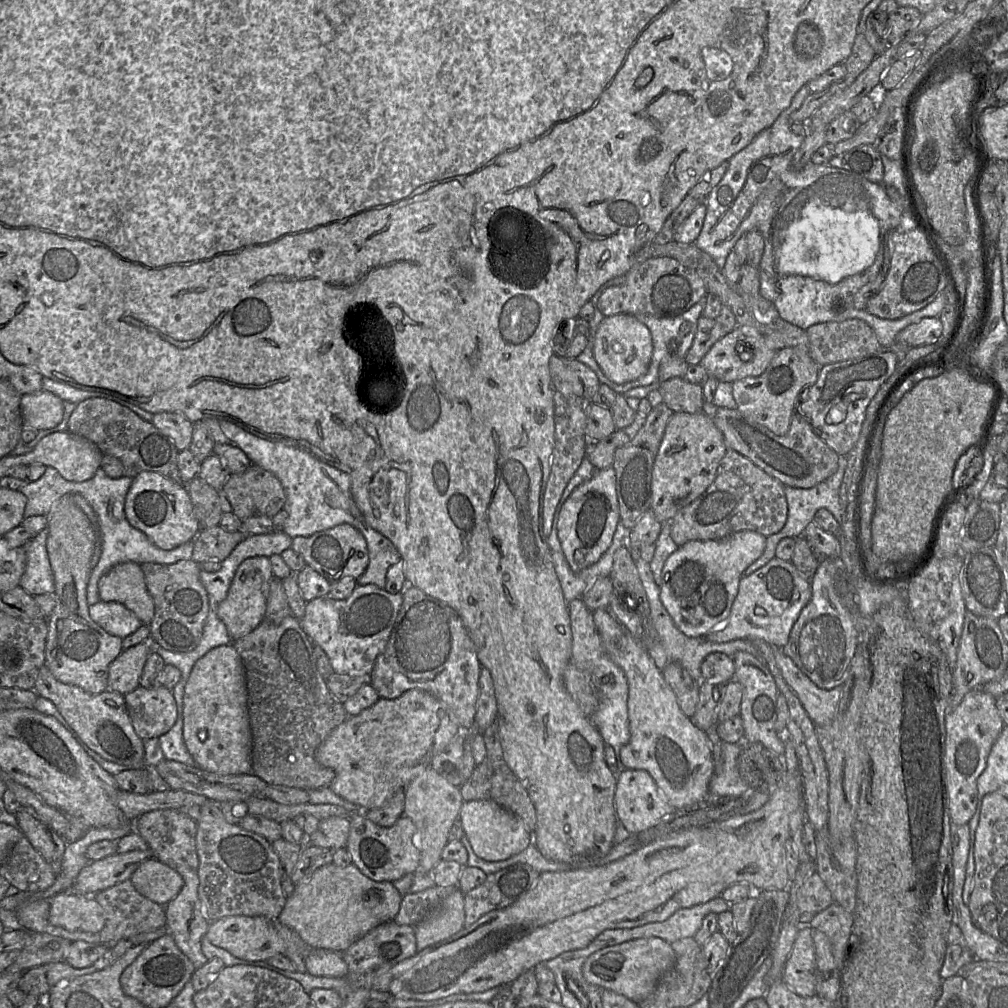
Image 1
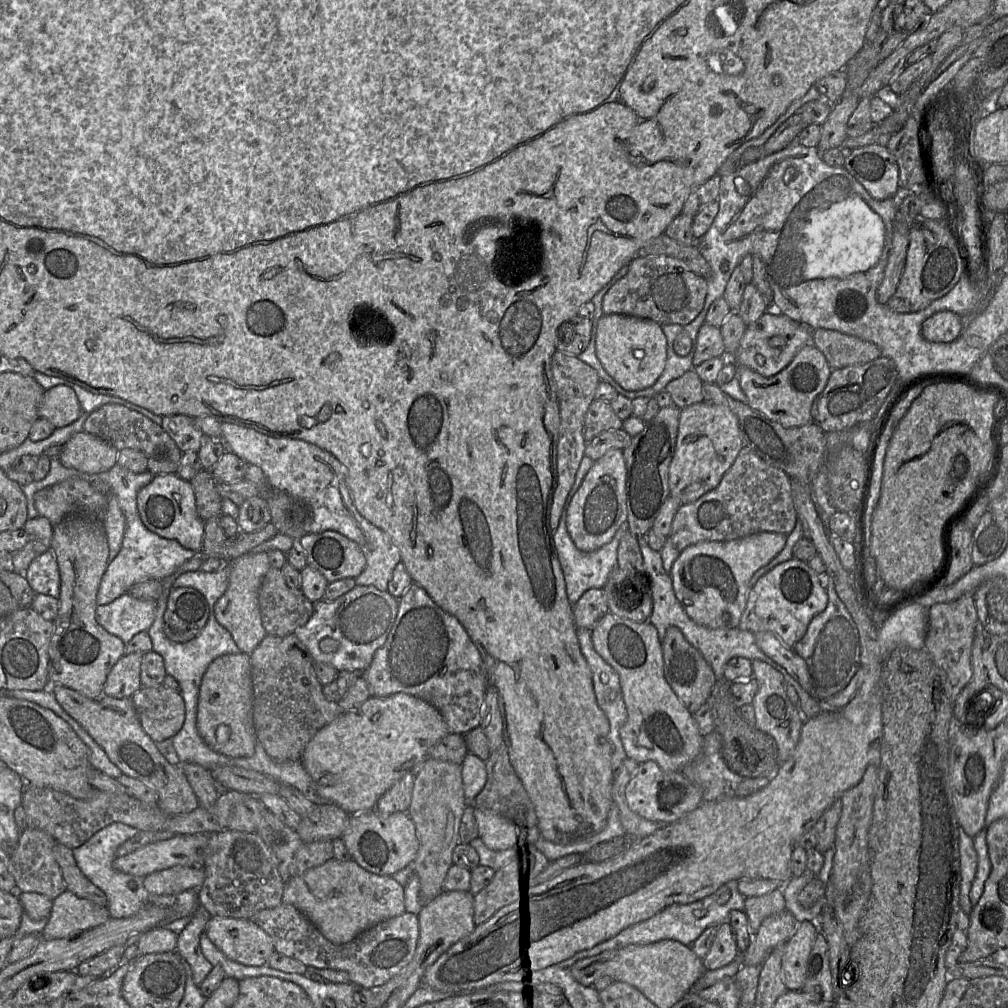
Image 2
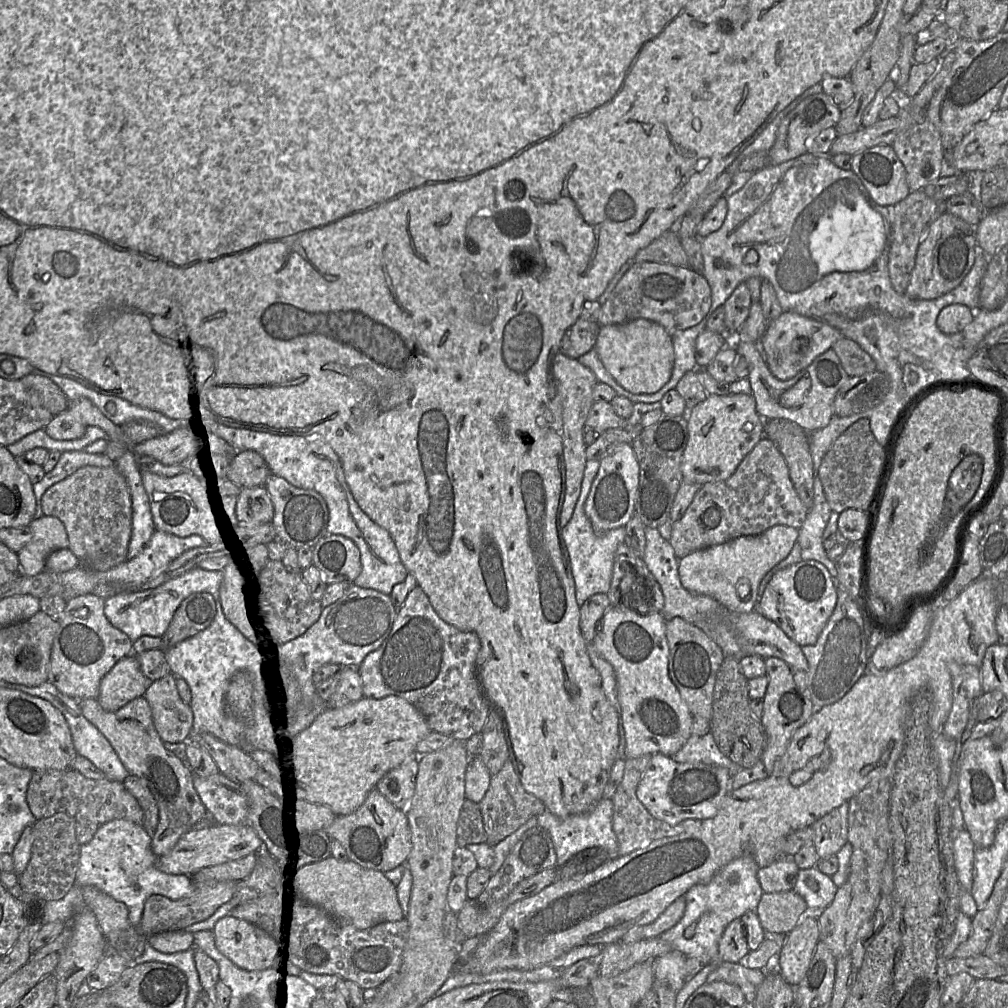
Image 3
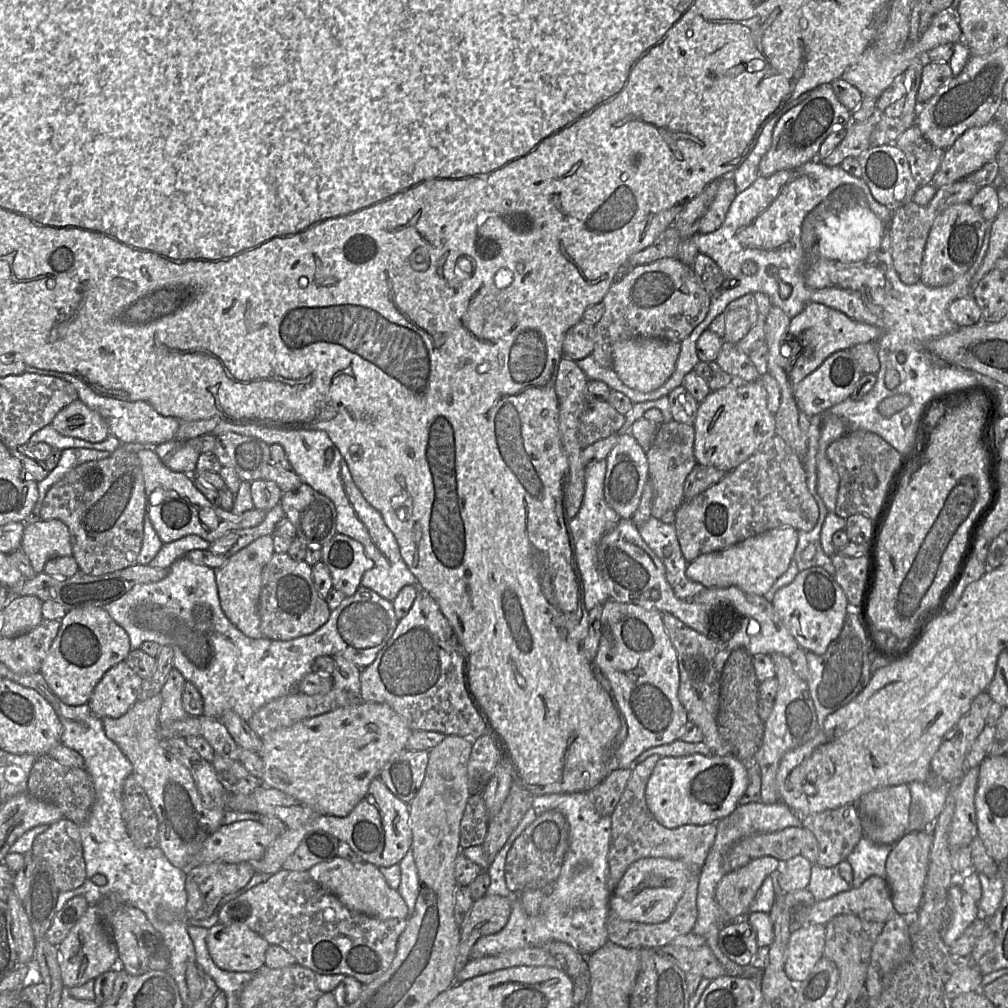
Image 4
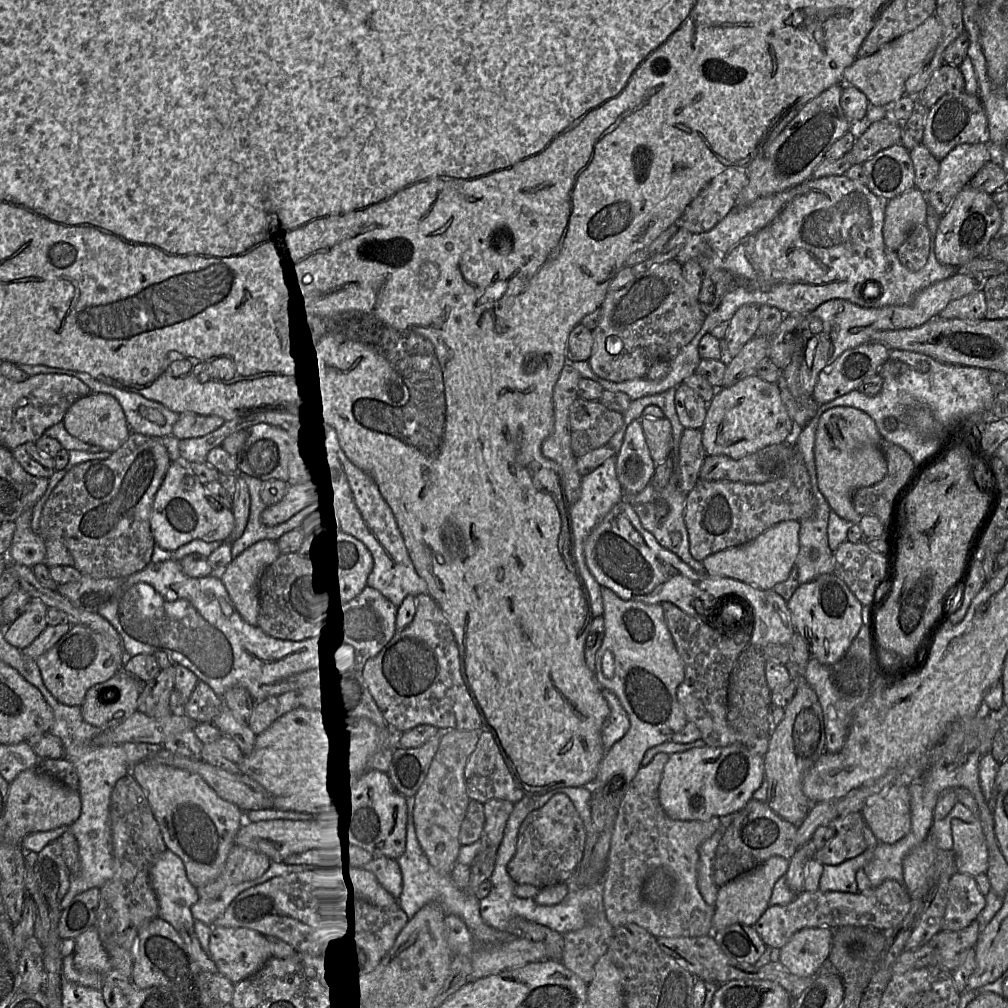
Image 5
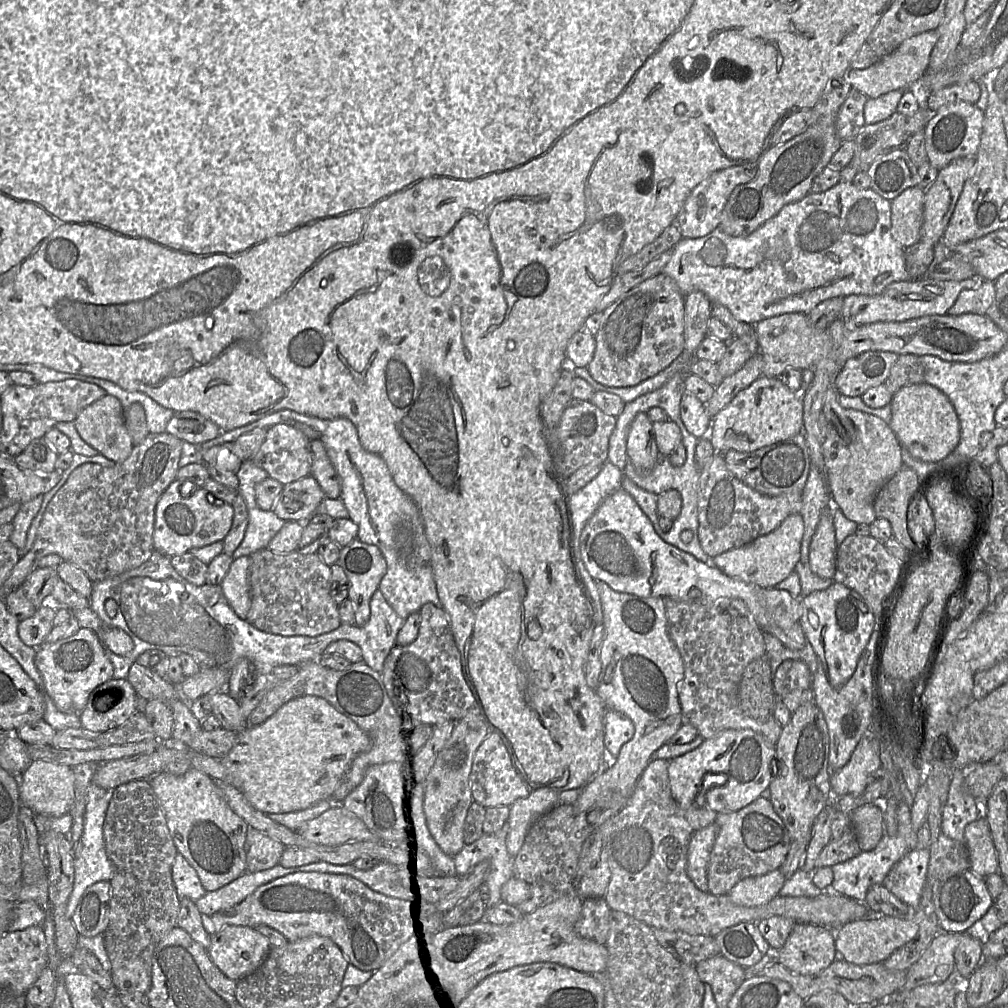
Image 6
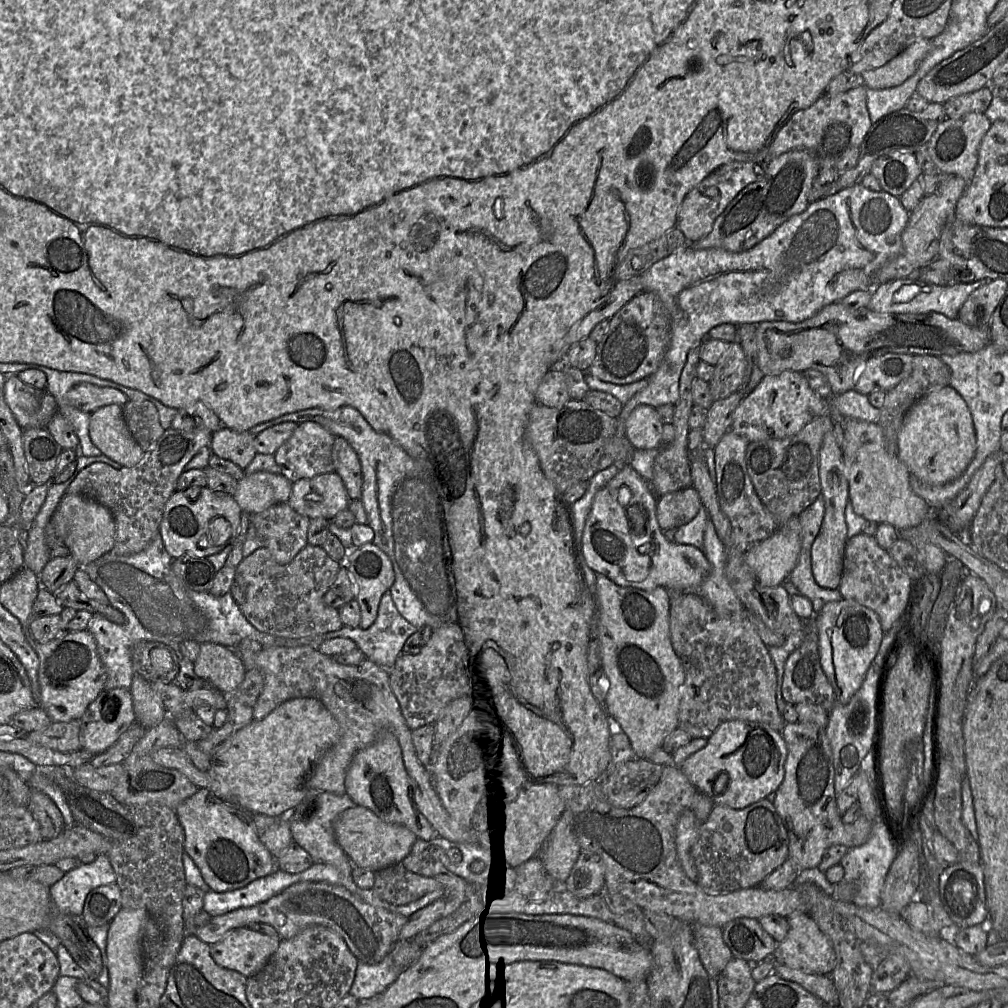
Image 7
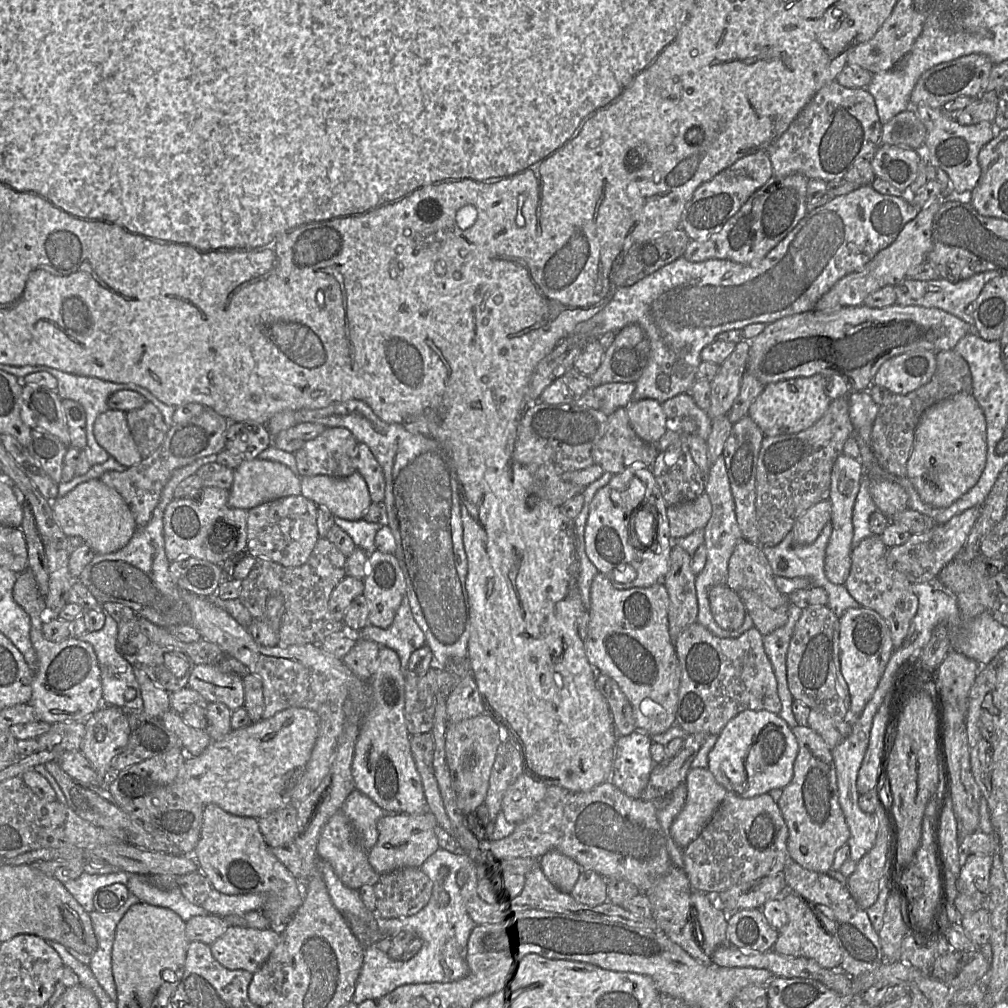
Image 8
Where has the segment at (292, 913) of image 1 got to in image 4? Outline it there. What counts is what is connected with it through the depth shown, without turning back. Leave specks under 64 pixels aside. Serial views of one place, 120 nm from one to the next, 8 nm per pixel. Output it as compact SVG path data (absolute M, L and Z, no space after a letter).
M334 857L315 865L309 870L309 873L315 882L334 894L352 911L381 920L409 919L405 901L397 890L389 887L379 868L373 864L353 864L341 857Z

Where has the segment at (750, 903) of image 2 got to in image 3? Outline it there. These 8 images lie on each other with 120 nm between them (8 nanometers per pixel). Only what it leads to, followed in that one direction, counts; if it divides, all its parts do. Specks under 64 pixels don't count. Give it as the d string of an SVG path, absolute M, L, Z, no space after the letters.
M796 892L763 893L755 913L767 934L787 936L806 916L807 904Z

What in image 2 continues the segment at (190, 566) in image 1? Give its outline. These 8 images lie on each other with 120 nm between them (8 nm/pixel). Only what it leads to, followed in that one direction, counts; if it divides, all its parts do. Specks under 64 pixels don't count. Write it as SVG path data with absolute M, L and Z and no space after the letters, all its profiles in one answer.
M191 587L169 590L163 630L170 641L185 643L194 639L208 619L209 605L201 592Z

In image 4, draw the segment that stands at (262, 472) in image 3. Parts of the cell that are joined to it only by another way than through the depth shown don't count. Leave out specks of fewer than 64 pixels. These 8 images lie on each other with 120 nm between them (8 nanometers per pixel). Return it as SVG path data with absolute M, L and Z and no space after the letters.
M271 445L270 454L270 462L263 470L265 480L275 482L283 493L298 489L302 481L290 465L283 447Z

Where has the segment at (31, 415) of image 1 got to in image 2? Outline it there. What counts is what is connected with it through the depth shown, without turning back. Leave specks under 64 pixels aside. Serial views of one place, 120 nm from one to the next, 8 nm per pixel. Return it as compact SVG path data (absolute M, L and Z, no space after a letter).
M64 385L45 390L38 407L39 418L48 420L55 428L70 425L82 414L74 390Z

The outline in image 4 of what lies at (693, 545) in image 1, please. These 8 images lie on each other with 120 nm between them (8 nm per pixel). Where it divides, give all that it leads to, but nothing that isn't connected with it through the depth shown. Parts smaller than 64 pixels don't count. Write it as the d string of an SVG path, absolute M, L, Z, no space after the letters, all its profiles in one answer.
M786 526L768 530L726 549L702 554L688 563L686 576L706 588L735 586L742 591L764 596L789 568L798 543L798 530Z

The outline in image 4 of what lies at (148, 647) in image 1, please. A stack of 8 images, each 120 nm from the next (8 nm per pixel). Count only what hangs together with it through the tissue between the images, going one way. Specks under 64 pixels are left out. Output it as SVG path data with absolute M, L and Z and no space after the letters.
M122 661L110 668L97 683L88 707L101 720L107 717L119 718L139 700L143 681Z

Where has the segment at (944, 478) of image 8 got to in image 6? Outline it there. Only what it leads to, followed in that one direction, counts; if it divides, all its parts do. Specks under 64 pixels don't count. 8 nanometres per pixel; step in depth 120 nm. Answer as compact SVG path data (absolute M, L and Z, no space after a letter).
M922 383L902 387L892 396L890 428L901 446L925 462L938 462L949 456L960 440L957 413L948 397L938 388Z

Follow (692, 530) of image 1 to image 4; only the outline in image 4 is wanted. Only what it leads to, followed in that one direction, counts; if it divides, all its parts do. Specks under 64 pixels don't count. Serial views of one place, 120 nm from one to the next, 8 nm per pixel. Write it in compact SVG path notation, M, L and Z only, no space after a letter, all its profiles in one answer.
M776 435L720 482L684 501L676 510L674 525L682 554L690 563L702 554L726 549L771 529L790 526L811 531L818 518L818 504L808 489L803 460Z

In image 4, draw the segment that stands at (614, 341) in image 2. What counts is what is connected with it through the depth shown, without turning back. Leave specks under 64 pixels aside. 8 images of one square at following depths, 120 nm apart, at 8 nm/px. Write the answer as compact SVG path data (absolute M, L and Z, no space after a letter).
M631 338L619 341L612 348L611 369L627 387L647 393L657 390L674 373L680 343L659 338Z

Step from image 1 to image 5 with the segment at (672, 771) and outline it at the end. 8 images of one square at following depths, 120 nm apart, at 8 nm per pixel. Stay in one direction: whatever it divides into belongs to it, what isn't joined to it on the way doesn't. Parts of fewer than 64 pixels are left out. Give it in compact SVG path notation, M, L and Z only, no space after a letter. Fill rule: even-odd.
M601 587L601 595L604 606L604 638L596 653L595 678L602 689L608 689L616 695L627 713L630 728L623 738L614 743L605 753L591 787L594 791L608 788L609 792L620 791L622 793L617 806L616 819L626 789L641 768L641 761L646 751L671 741L672 737L680 732L688 721L676 697L677 688L684 680L684 665L666 626L661 604L623 600L606 587ZM615 781L621 781L622 785L614 788L613 782Z

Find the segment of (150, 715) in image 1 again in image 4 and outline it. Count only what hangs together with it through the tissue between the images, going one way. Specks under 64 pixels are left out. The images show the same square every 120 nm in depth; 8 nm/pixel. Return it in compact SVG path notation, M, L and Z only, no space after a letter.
M173 668L159 693L162 698L158 717L160 727L167 726L174 721L182 720L188 716L182 704L185 683L186 680L183 675Z

